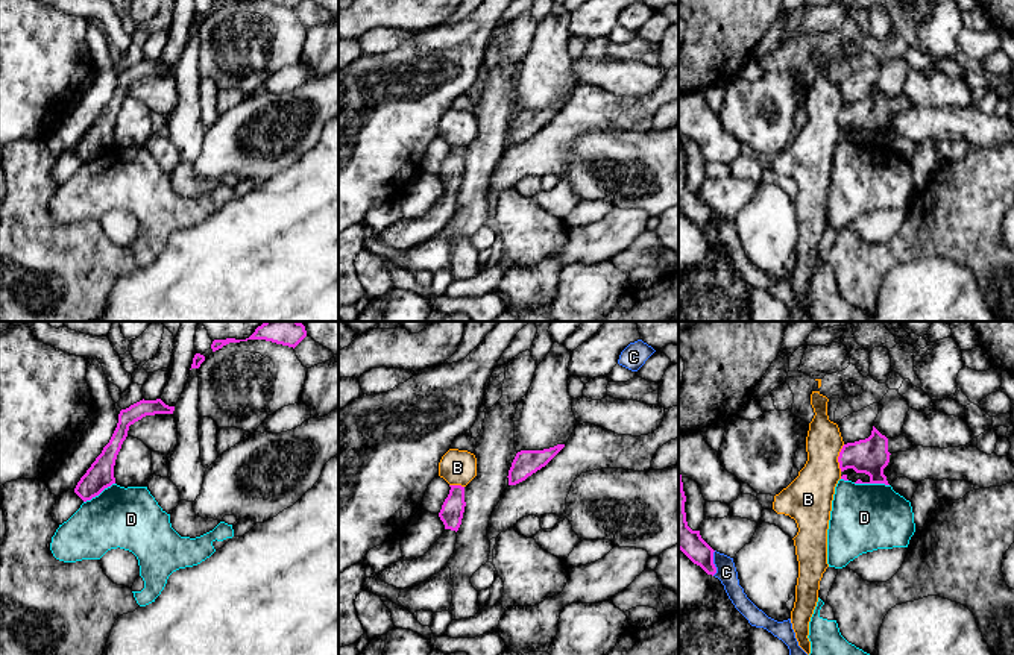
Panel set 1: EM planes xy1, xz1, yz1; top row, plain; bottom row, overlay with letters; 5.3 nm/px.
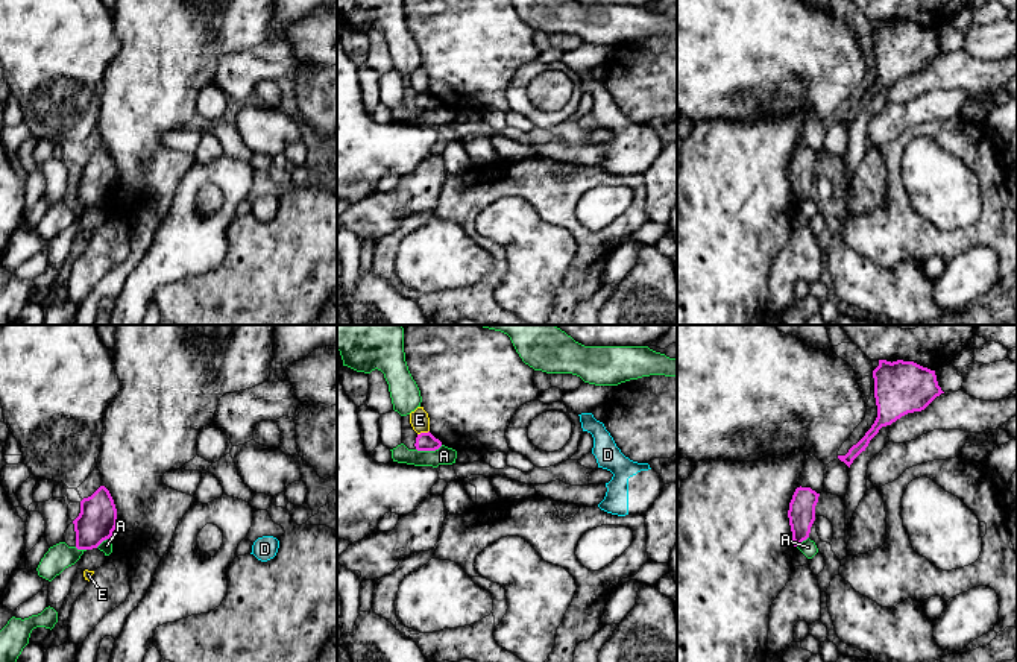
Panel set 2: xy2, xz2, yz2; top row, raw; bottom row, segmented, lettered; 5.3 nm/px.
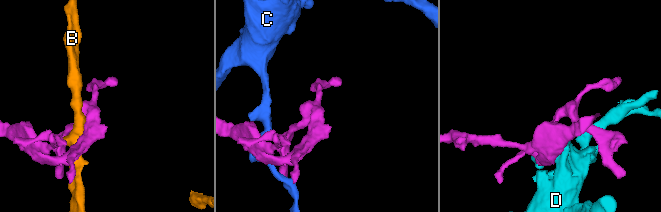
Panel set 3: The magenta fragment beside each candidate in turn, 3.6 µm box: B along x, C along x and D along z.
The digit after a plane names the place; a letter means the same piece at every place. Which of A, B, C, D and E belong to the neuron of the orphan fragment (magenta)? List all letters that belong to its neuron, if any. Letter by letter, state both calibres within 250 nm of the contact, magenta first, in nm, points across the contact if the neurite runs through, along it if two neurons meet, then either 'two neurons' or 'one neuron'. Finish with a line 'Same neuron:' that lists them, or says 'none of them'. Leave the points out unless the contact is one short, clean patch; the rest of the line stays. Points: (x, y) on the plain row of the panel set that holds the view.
A: 100 nm thick on the magenta side, 100 nm on the other; border along xz2 (442, 105), (434, 110), (416, 110); two neurons
B: 190 nm thick on the magenta side, 240 nm on the other; two neurons
C: 140 nm thick on the magenta side, 110 nm on the other; border along yz1 (715, 211), (715, 232), (712, 235); two neurons
D: 190 nm thick on the magenta side, 360 nm on the other; two neurons
E: 100 nm thick on the magenta side, 100 nm on the other; border along xz2 (428, 90), (418, 94); two neurons
Same neuron: none of them

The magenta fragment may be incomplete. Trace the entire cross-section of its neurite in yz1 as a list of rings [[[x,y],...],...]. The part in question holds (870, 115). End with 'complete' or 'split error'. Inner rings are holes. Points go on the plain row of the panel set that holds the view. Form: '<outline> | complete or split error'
[[[873,86],[868,99],[842,106],[838,117],[839,129],[841,132],[853,129],[856,133],[865,133],[870,136],[868,143],[858,139],[855,144],[890,146],[883,135],[883,129],[890,123],[890,115],[906,112],[911,108],[912,103],[906,97],[899,96],[896,99],[886,99]]] | split error

